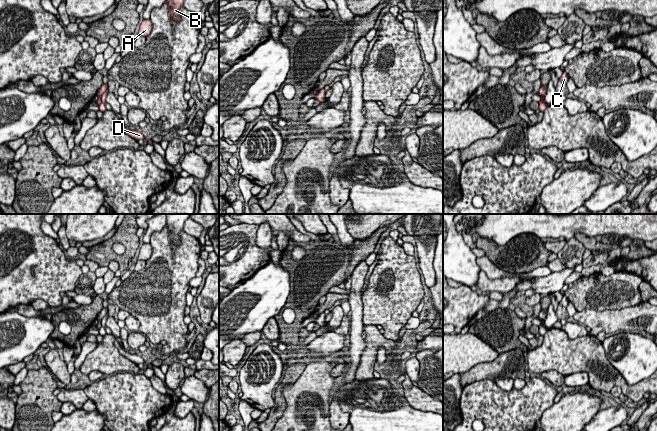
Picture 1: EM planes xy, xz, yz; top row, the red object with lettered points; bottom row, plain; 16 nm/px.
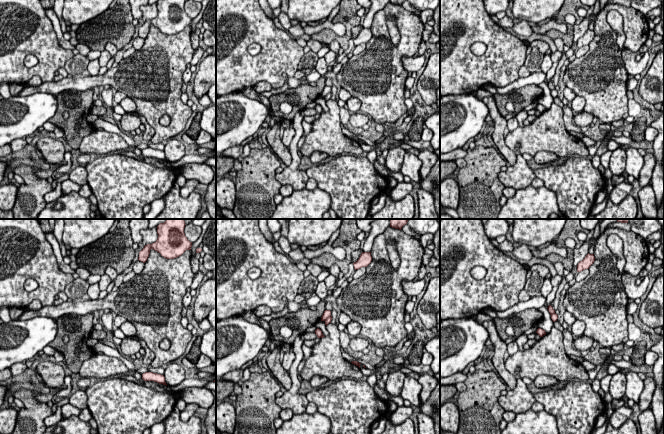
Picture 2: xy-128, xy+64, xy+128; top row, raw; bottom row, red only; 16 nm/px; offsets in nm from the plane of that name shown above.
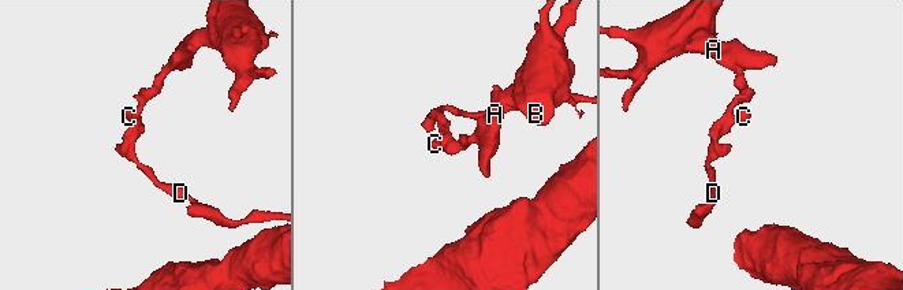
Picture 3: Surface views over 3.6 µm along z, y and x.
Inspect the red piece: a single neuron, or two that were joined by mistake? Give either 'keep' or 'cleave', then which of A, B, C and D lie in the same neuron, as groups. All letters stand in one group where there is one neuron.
cleave; groups A B / C D

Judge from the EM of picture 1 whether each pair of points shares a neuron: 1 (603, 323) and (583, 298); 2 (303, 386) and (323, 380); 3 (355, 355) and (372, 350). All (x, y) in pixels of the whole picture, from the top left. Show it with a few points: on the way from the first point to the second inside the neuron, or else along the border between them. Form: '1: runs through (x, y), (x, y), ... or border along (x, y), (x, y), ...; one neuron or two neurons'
1: border along (616, 309), (582, 309), (577, 312); two neurons
2: runs through (308, 386), (318, 383); one neuron
3: border along (365, 339), (365, 348), (355, 376); two neurons

